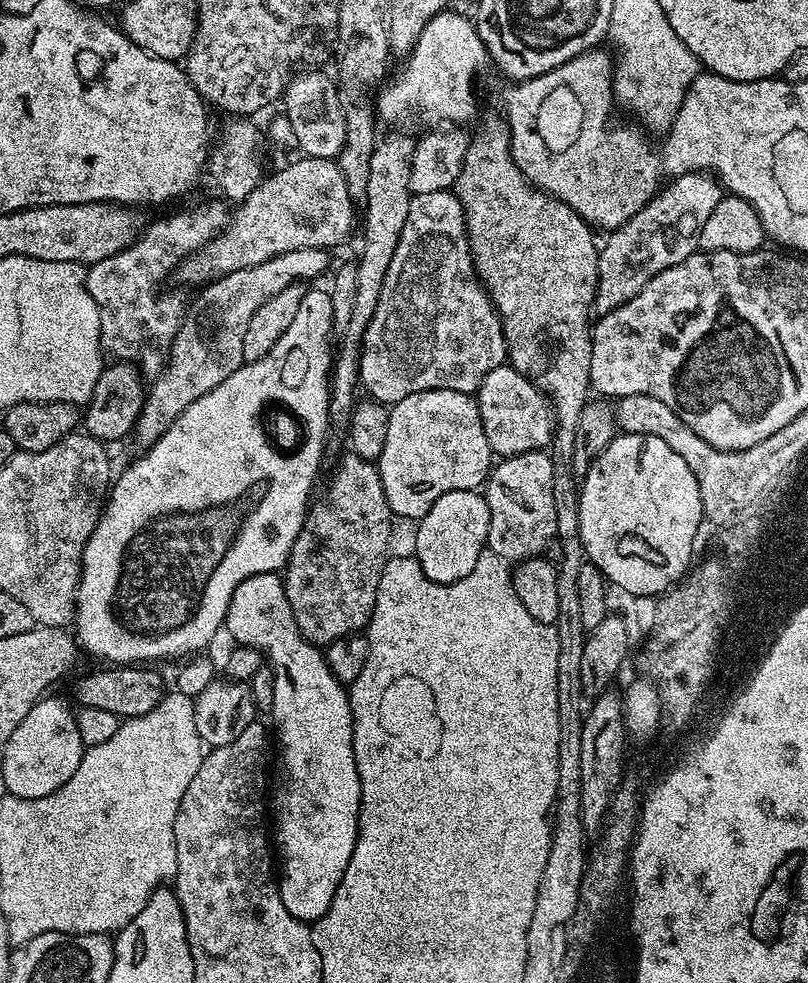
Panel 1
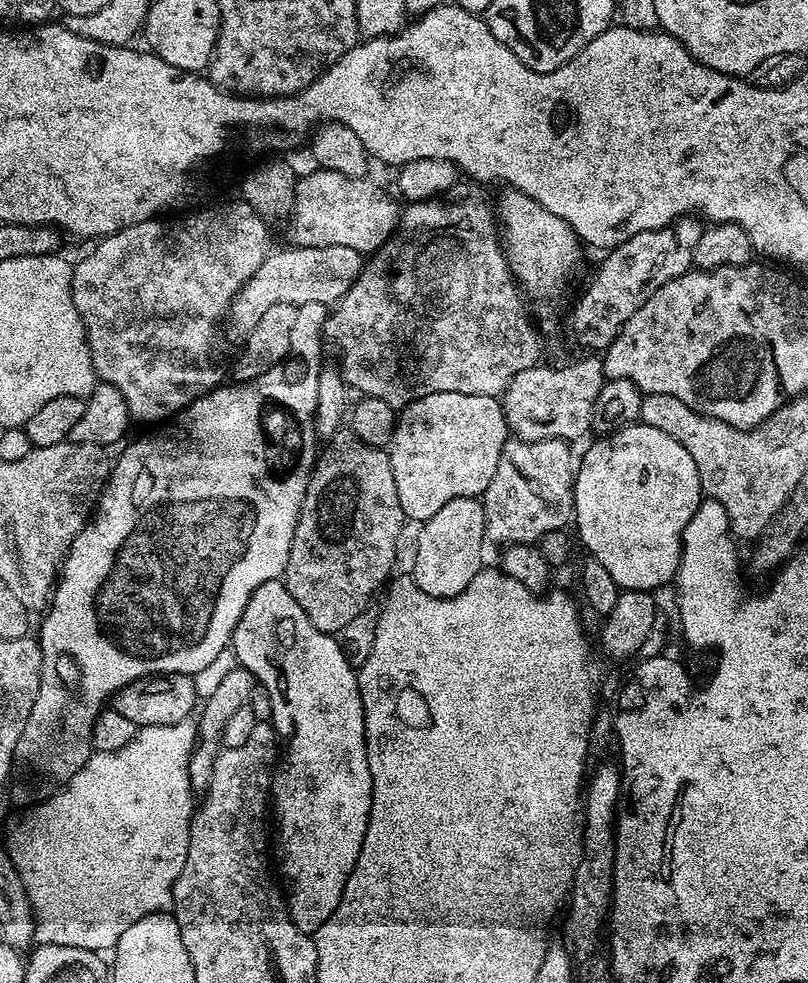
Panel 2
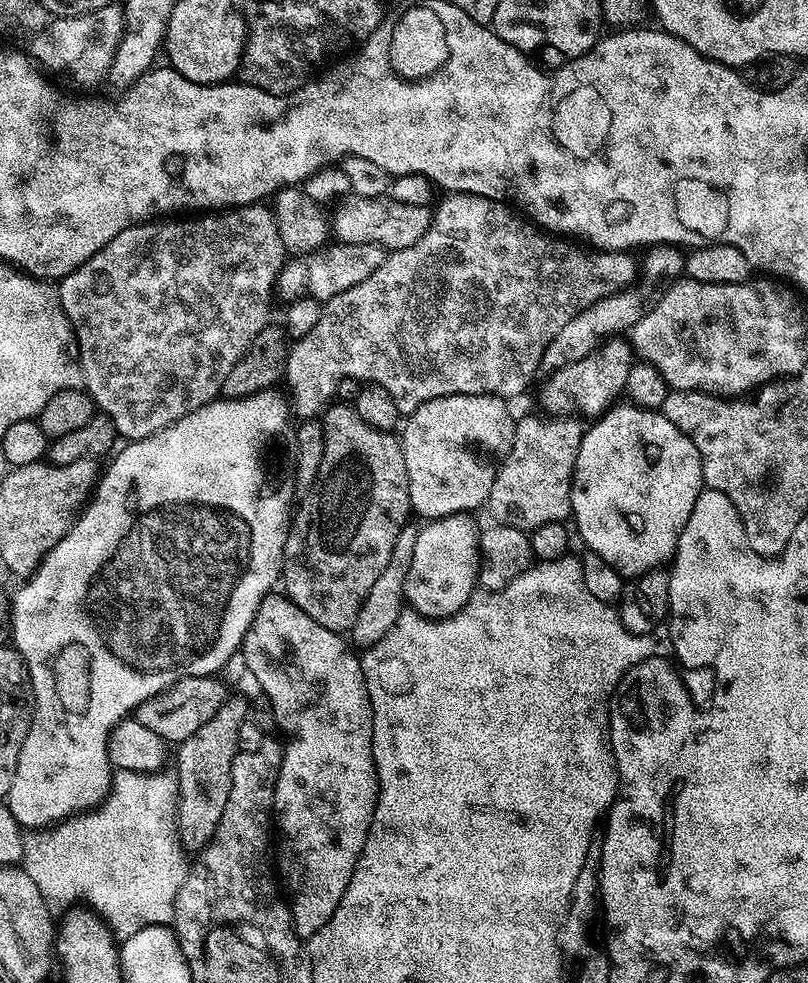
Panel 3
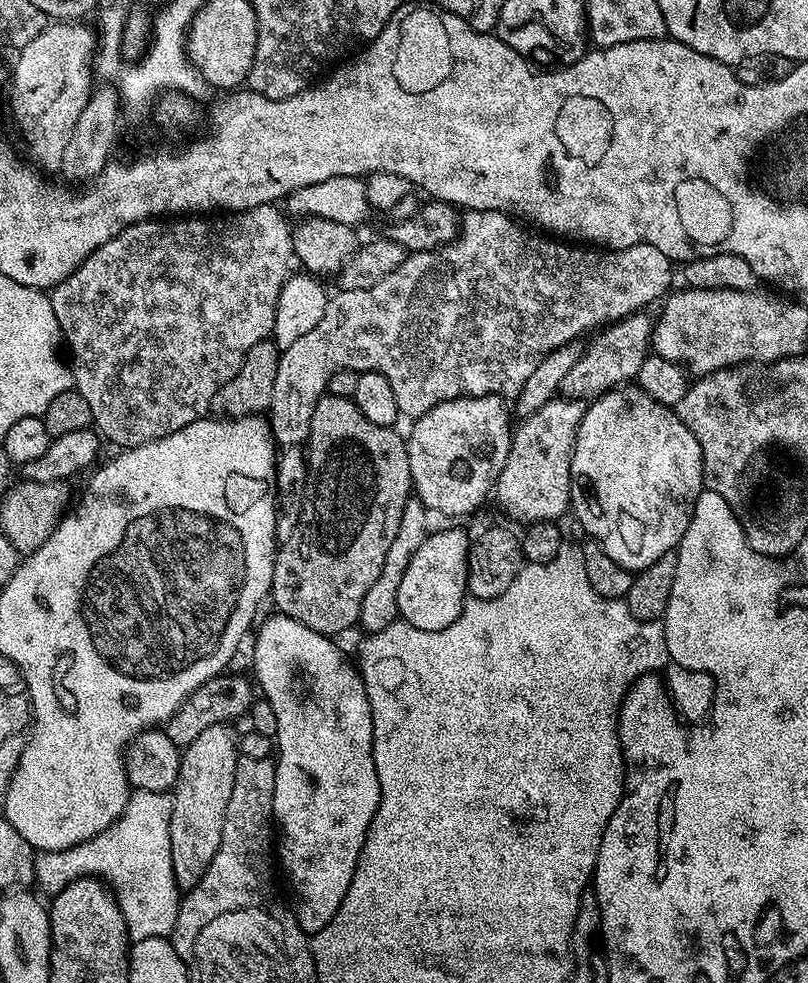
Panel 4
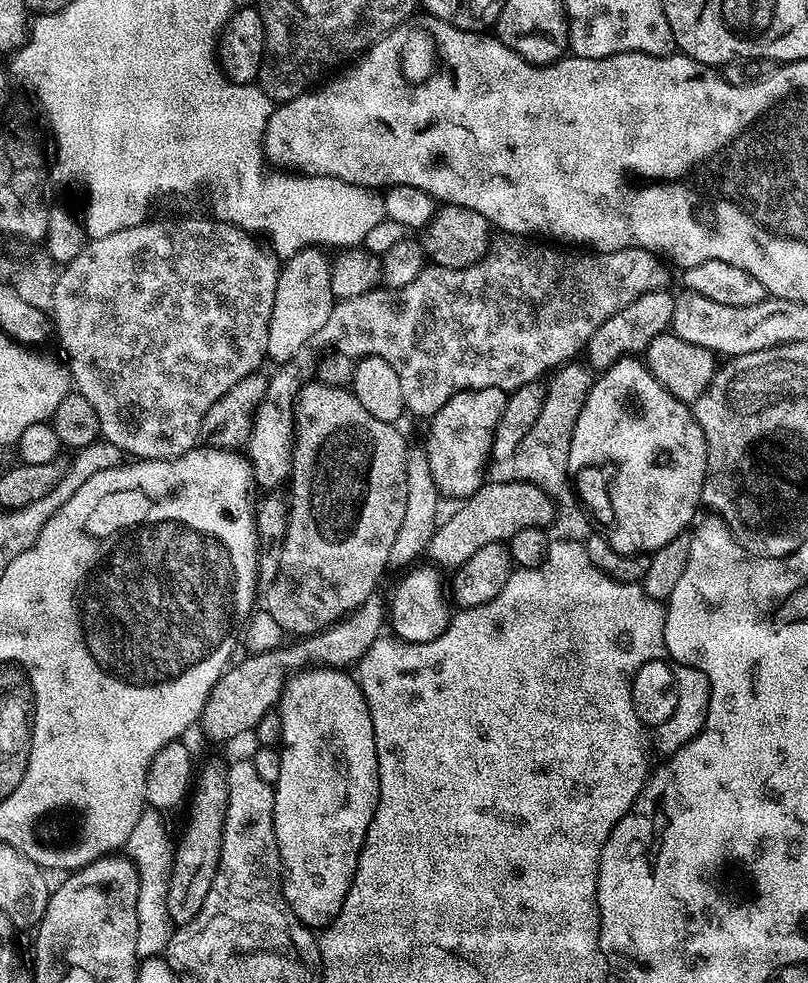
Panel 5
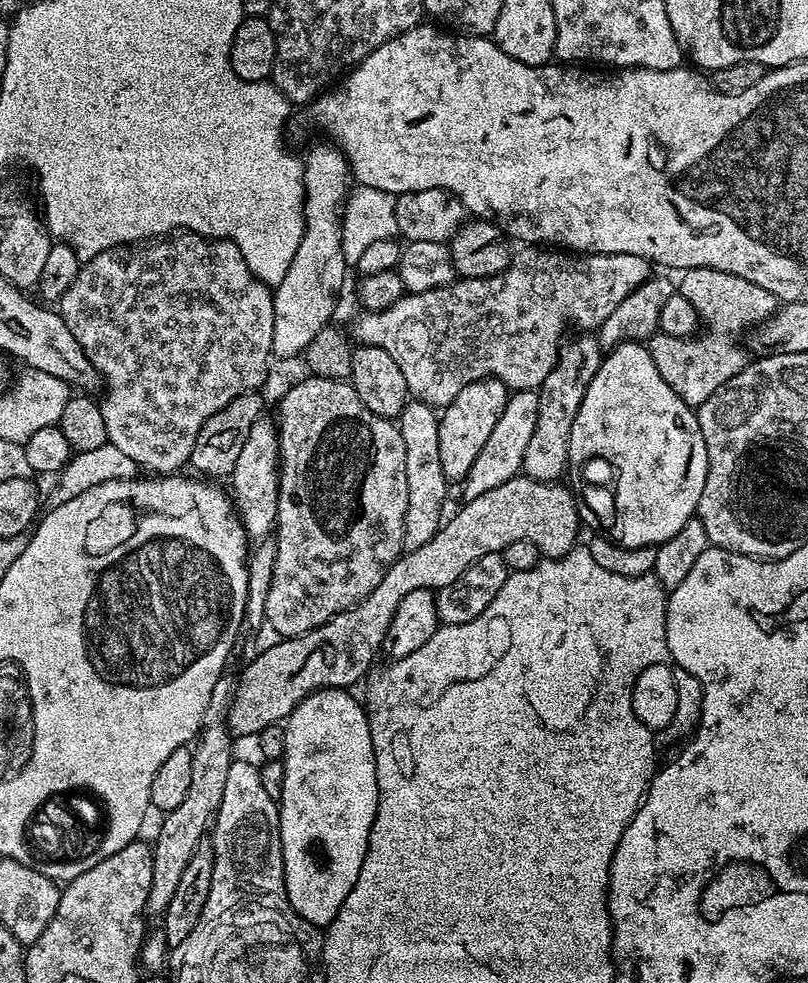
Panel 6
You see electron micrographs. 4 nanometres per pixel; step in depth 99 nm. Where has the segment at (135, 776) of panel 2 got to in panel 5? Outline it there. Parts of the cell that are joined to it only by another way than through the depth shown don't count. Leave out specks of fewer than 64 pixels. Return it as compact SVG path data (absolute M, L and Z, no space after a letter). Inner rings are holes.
M145 810L138 818L138 824L134 830L130 830L130 838L126 845L126 856L136 867L137 878L140 880L138 886L138 946L137 957L147 958L160 956L165 951L174 931L174 925L170 918L170 910L166 910L166 890L168 889L168 873L172 871L172 853L174 851L173 837L168 837L168 828L159 811Z

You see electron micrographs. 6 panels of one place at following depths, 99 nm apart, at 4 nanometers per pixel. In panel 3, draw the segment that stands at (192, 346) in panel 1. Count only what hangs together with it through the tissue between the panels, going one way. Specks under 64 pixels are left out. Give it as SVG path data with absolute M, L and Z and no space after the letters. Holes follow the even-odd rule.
M333 243L323 250L296 254L285 263L278 277L278 296L284 302L301 298L318 301L334 298L334 294L342 294L342 290L350 290L350 286L358 286L365 278L370 278L378 266L382 266L386 252L376 244L342 244Z

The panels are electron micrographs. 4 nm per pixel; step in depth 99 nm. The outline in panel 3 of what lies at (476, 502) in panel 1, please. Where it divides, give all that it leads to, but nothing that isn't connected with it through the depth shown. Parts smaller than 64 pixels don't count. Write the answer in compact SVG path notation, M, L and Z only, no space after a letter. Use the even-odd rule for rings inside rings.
M459 512L453 516L443 516L437 520L429 520L416 533L414 542L414 558L410 562L410 574L406 574L404 599L411 611L422 614L430 620L444 620L466 606L466 602L478 588L480 575L480 532L472 521L471 515Z

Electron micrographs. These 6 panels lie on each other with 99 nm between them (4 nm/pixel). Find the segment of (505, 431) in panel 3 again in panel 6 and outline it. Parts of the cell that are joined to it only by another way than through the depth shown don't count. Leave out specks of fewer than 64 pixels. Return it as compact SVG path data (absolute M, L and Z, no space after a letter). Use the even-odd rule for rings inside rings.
M479 380L466 386L449 404L443 405L439 413L438 454L442 458L444 477L449 482L463 481L464 475L474 466L474 458L482 454L486 438L494 434L494 425L502 410L506 410L510 390L501 380Z

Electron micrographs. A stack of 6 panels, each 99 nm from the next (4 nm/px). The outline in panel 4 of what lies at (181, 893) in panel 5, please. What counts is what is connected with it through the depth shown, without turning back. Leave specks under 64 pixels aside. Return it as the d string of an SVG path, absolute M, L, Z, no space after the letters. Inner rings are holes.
M226 724L210 726L210 730L202 730L180 753L178 778L171 793L170 862L174 862L174 878L184 894L201 882L222 842L226 810L230 794L234 794L236 767L242 758L238 732L234 729Z

